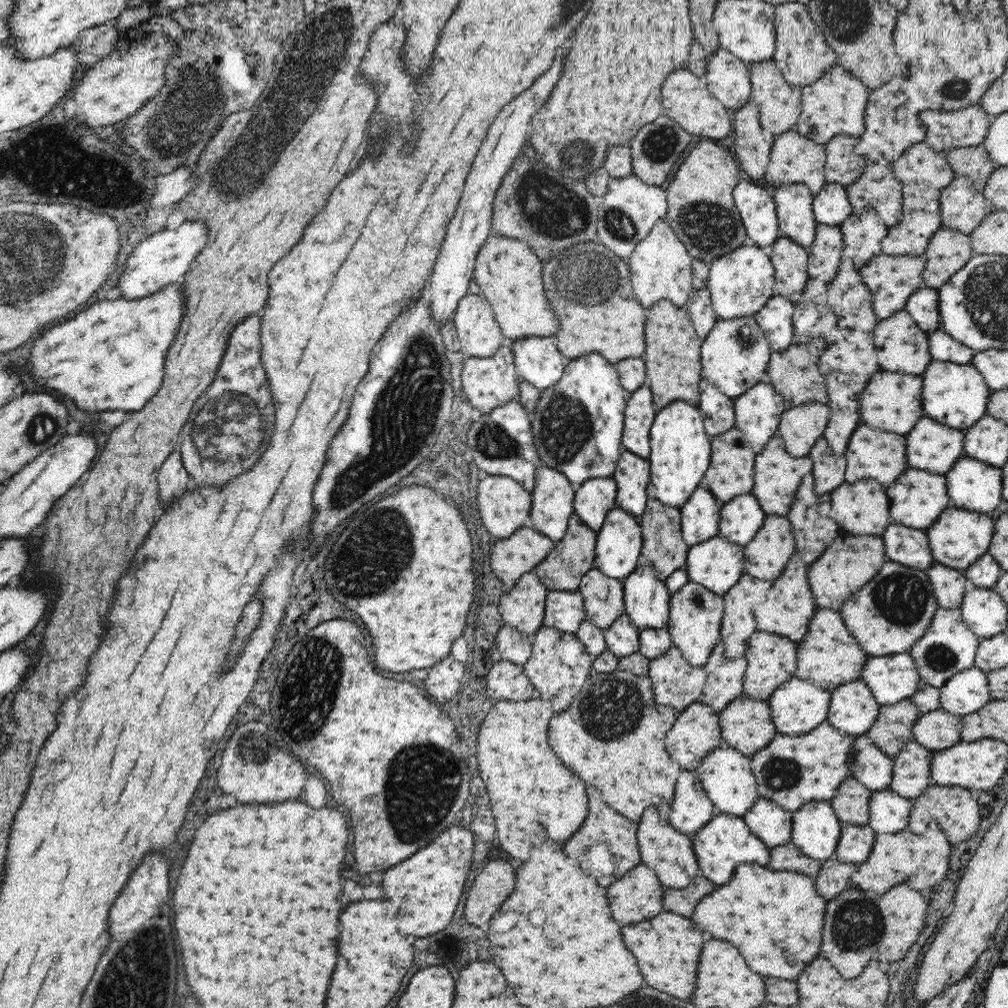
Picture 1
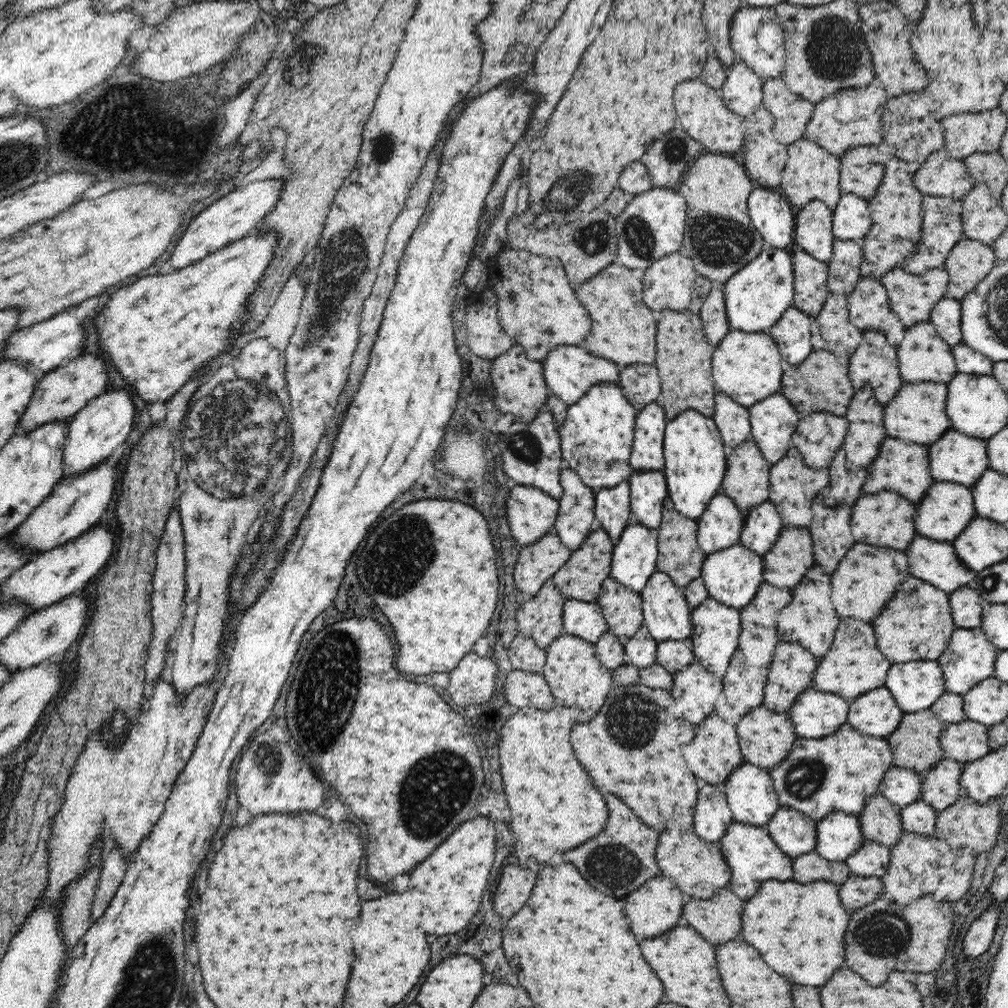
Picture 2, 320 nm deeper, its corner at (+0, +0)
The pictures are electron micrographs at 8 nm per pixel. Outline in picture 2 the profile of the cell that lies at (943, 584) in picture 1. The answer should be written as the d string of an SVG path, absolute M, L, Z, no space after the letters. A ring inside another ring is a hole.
M962 587L949 594L949 603L956 628L974 629L982 626L986 602L972 588Z

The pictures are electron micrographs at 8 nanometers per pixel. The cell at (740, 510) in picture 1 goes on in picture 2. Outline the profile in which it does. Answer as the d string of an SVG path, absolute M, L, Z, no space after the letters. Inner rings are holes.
M768 500L745 513L740 544L763 557L772 550L784 528L779 512Z

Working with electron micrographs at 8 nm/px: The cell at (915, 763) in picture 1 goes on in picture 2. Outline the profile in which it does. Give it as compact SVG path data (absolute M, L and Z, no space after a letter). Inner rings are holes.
M940 760L934 769L921 774L921 800L936 811L944 810L962 796L965 790L960 779L964 764L956 760Z

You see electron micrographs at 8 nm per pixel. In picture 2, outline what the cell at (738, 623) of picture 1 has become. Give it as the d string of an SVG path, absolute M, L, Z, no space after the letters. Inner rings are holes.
M764 581L759 586L757 595L747 607L740 609L740 618L742 622L741 635L738 639L739 649L744 653L745 662L754 667L768 667L773 661L776 646L780 644L781 638L778 633L777 614L788 606L792 600L793 591L791 589L776 588Z

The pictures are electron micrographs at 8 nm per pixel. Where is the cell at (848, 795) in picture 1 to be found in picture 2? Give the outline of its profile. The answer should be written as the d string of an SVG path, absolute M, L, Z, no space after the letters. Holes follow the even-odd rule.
M882 794L868 799L862 814L858 817L866 841L880 843L889 849L905 832L898 806Z

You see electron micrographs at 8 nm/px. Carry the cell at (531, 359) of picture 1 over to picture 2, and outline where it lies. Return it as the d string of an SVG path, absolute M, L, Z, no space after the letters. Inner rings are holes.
M562 345L556 347L542 361L544 378L551 394L560 397L568 406L576 404L591 386L621 384L623 366L602 356L594 356L585 345Z

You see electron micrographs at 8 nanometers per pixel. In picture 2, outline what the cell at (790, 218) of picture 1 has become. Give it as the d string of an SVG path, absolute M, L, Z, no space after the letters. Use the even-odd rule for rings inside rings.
M812 200L806 208L797 209L795 242L799 248L822 262L833 259L834 212L825 202Z

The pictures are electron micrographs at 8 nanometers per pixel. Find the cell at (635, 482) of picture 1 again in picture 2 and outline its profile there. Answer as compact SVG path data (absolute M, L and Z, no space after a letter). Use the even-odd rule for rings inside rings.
M663 471L633 472L628 481L633 520L649 529L658 529L663 517L663 502L669 496L665 474Z

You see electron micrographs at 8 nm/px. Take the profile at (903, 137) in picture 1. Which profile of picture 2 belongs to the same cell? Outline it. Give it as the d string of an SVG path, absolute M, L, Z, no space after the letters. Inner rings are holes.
M916 92L888 99L881 118L884 138L882 144L876 147L876 160L886 167L887 162L895 156L901 160L899 172L908 171L915 175L922 164L928 160L928 156L945 148L943 126L940 120L930 118L930 104L932 104L930 98L924 98L922 94L916 94Z

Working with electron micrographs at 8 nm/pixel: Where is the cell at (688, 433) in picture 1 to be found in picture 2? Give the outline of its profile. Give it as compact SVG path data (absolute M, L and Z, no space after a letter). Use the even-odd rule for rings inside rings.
M688 409L674 420L667 421L663 450L665 468L662 471L665 474L670 500L679 513L698 520L708 508L708 503L722 492L728 451L713 417Z

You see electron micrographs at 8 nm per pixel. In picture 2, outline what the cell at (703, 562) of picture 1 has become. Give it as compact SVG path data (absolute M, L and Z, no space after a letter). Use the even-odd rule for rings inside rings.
M738 544L708 554L701 570L701 577L709 590L710 598L740 610L750 605L752 599L757 595L759 586L765 581L763 572L763 557L744 545Z

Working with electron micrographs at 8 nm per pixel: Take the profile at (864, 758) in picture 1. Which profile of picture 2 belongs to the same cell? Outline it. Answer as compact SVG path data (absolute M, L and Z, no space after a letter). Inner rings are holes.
M894 767L885 772L879 792L898 808L921 800L922 779L912 769Z

